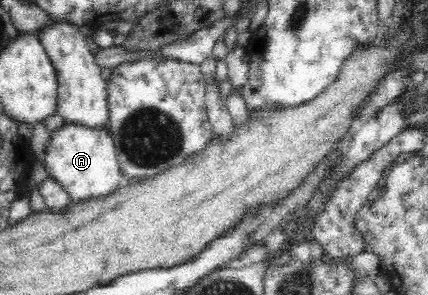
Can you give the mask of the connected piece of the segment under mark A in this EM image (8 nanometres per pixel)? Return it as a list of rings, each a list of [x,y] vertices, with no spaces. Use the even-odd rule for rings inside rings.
[[[65,123],[50,132],[43,152],[47,173],[63,186],[73,202],[109,196],[124,182],[114,139],[107,127],[93,129]]]

